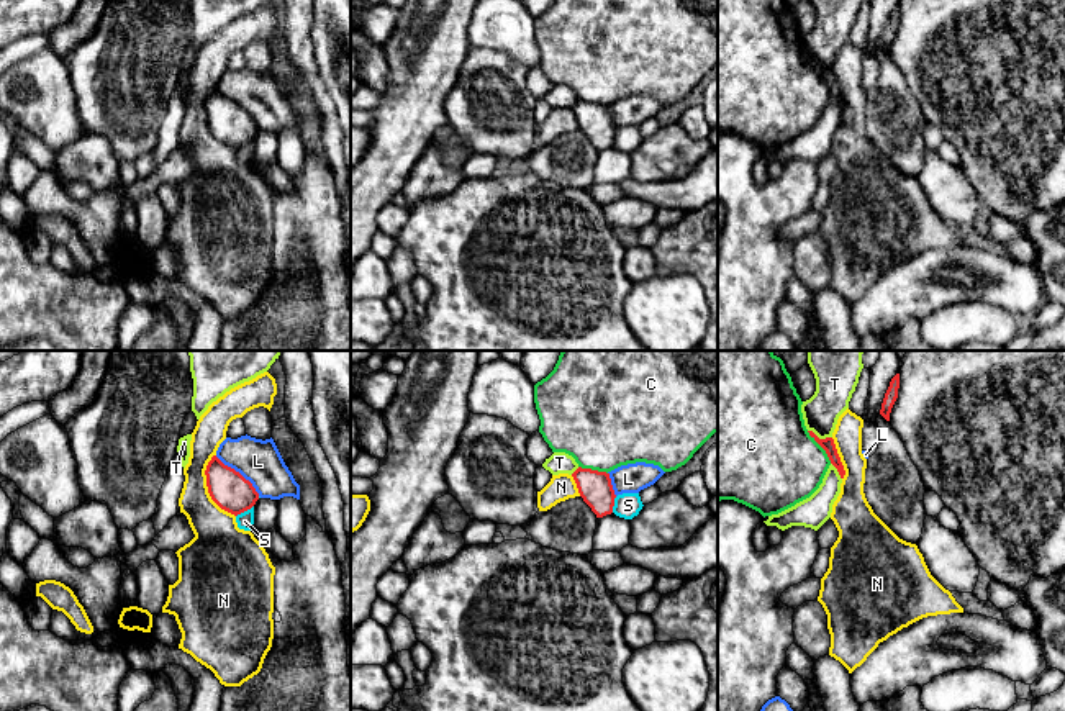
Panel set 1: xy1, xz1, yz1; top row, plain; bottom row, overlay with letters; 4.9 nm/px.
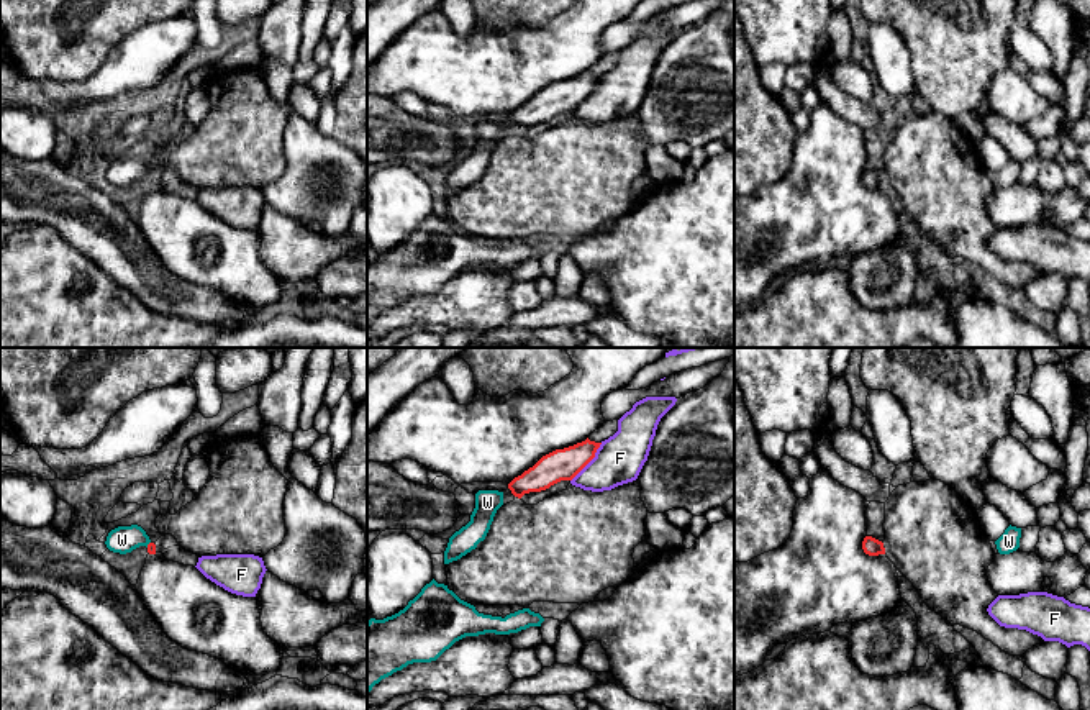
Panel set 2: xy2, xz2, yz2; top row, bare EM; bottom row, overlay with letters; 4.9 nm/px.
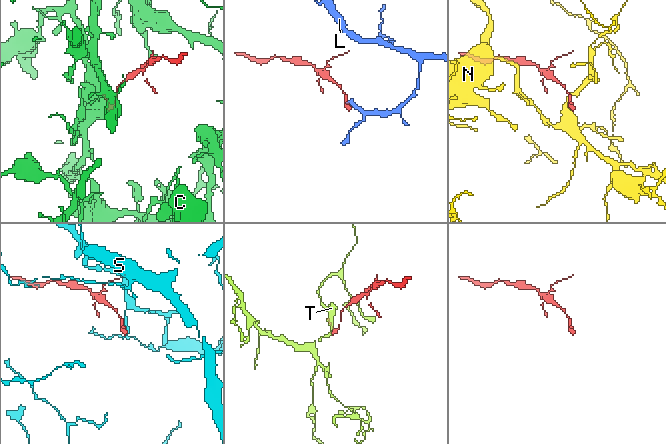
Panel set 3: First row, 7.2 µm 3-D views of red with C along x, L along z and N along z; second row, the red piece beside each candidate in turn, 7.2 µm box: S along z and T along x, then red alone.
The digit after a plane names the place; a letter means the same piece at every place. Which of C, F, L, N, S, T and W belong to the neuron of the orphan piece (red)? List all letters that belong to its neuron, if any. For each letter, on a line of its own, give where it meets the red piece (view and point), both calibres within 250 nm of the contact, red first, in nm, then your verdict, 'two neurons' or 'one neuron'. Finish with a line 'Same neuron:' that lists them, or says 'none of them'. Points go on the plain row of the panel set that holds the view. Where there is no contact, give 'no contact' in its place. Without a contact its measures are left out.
C: yz1 (821, 79) | 70/440 nm | two neurons
F: xz2 (589, 94) | 160/240 nm | two neurons
L: xy1 (238, 105) | 190/220 nm | two neurons
N: xy1 (208, 122) | 190/220 nm | two neurons
S: xy1 (244, 143) | 190/80 nm | two neurons
T: yz1 (818, 71) | 70/180 nm | two neurons
W: xy2 (148, 177) | 50/130 nm | one neuron
Same neuron: W

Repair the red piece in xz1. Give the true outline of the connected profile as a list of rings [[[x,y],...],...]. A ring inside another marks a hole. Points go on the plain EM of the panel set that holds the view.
[[[578,100],[572,110],[580,129],[591,141],[596,151],[613,146],[616,128],[610,106]]]

